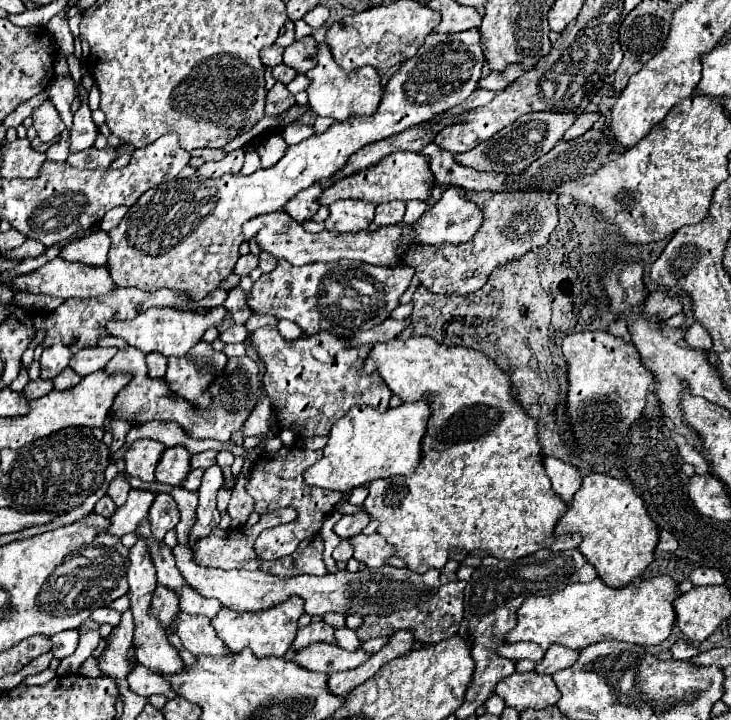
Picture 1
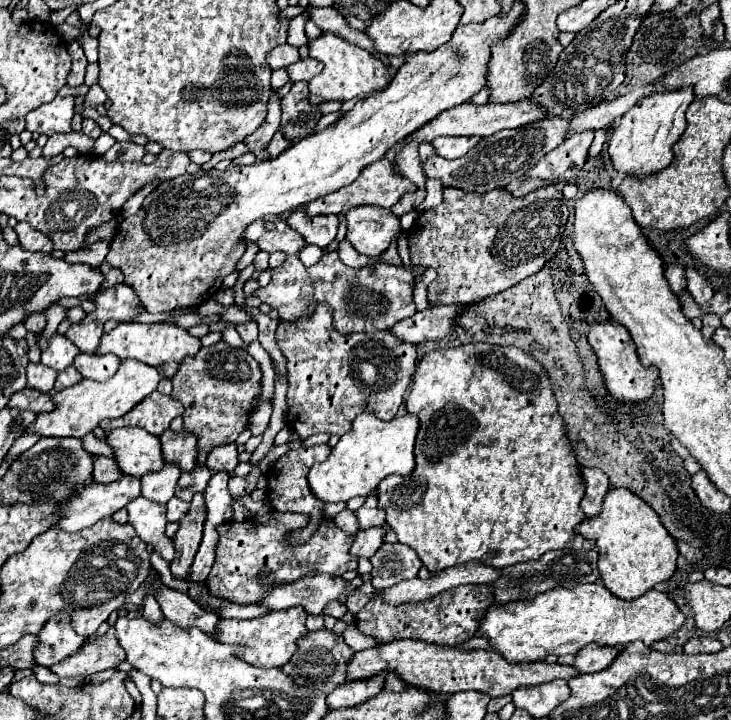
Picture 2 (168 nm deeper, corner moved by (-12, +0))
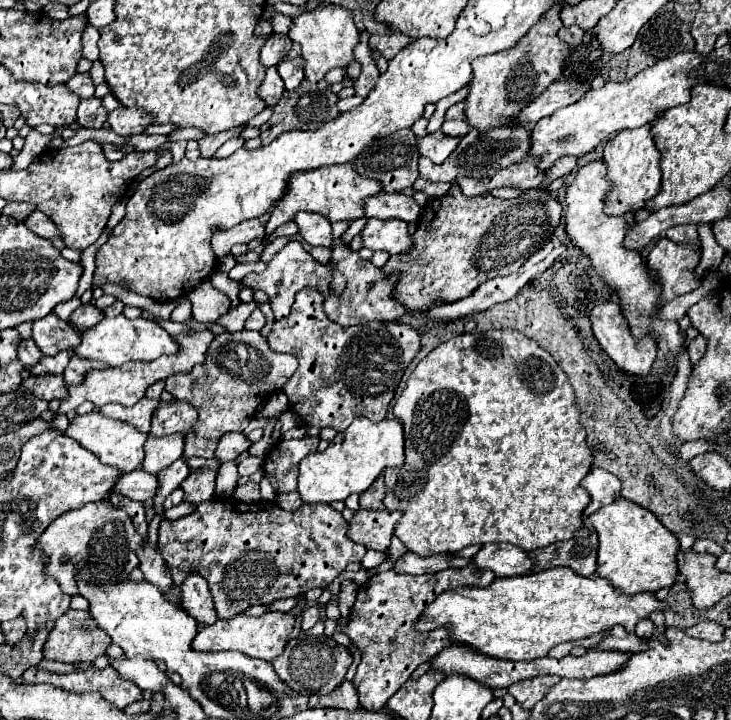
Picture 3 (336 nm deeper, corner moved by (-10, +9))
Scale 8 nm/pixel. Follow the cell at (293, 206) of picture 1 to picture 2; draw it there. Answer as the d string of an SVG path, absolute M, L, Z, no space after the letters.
M298 209L288 217L288 225L294 231L298 231L306 243L326 249L336 237L338 217L336 215L308 217L308 215L304 215L304 209Z

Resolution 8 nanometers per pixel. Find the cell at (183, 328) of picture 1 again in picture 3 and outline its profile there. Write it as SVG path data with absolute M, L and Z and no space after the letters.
M124 314L116 318L104 318L98 326L90 328L86 334L82 334L82 342L76 350L80 358L88 360L100 360L106 362L108 366L122 366L130 360L140 360L140 362L152 362L158 356L164 354L176 354L180 352L180 344L174 336L170 336L158 322L148 320L148 318L136 318L130 320Z

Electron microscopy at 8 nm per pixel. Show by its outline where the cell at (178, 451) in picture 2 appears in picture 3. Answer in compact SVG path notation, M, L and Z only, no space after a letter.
M178 400L162 402L152 416L150 436L162 438L170 434L188 434L190 428L196 424L196 418L198 414L192 406L186 406Z

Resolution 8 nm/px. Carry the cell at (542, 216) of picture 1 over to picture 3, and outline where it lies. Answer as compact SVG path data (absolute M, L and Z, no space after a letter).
M452 184L446 196L432 198L424 206L410 250L392 256L384 268L400 272L396 296L406 310L424 310L434 300L462 300L482 282L518 272L542 244L550 242L560 216L562 206L548 188L532 188L518 198L500 200L492 194L468 198L458 184Z

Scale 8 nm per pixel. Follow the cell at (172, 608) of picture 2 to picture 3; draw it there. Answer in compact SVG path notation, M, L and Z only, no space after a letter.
M148 542L142 546L142 550L138 550L138 568L144 572L144 580L154 584L168 600L172 600L174 604L182 604L182 592L178 586L174 586L170 570L162 558L162 554L154 548L148 546Z

